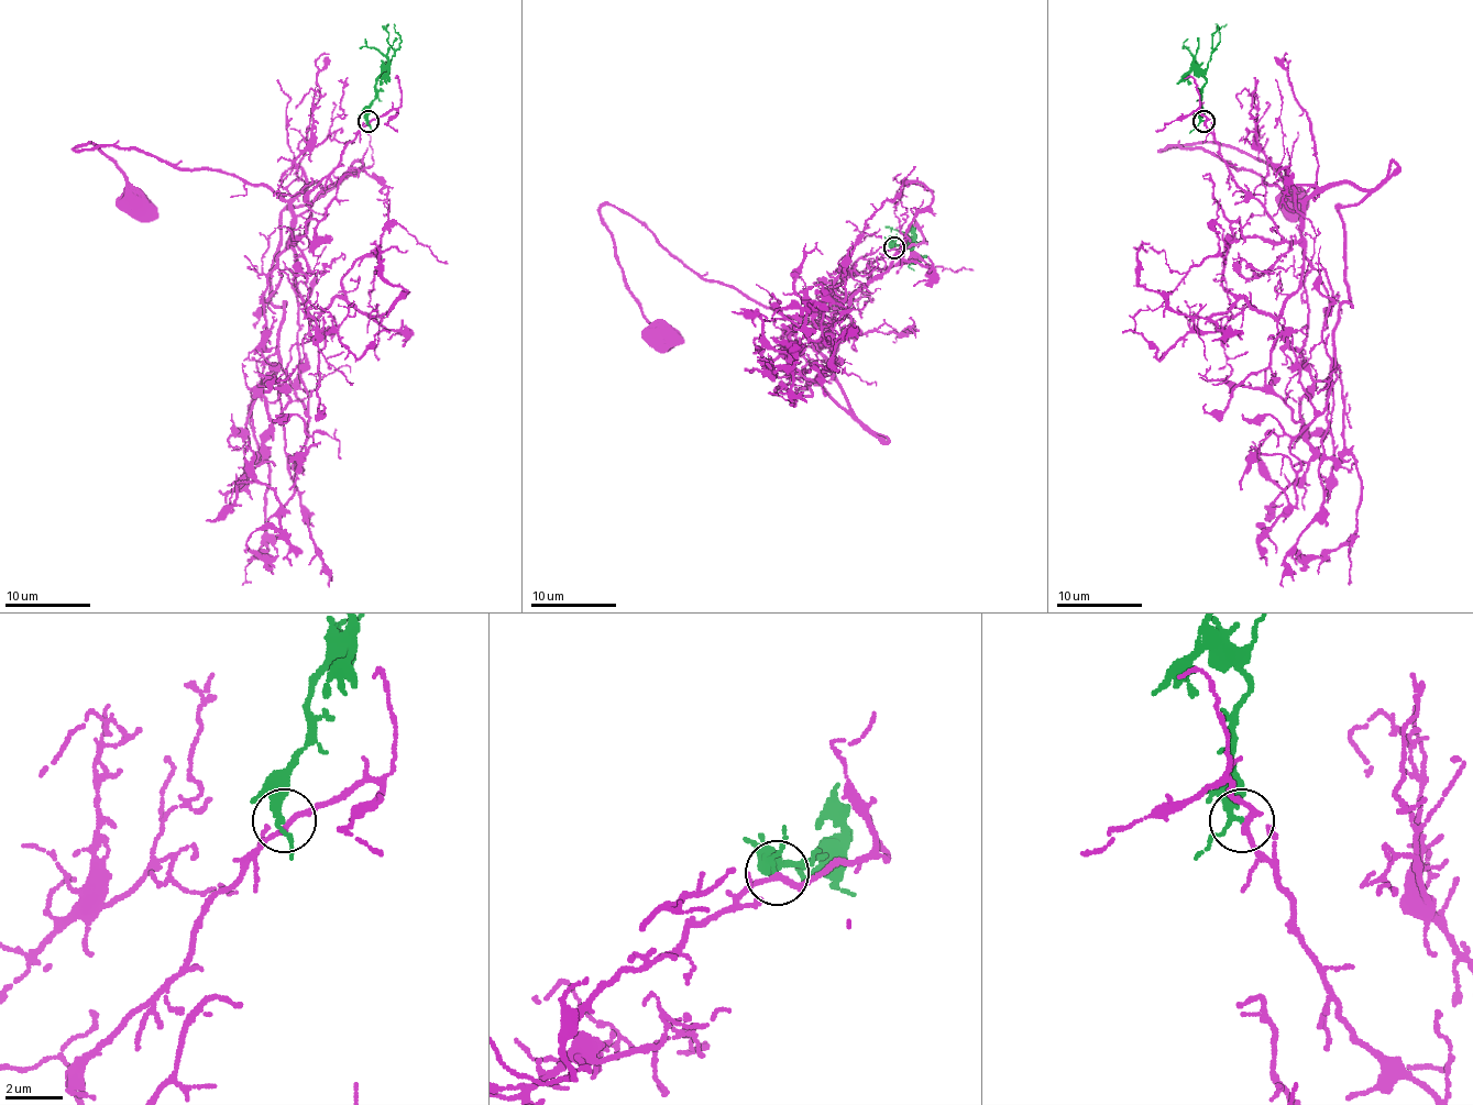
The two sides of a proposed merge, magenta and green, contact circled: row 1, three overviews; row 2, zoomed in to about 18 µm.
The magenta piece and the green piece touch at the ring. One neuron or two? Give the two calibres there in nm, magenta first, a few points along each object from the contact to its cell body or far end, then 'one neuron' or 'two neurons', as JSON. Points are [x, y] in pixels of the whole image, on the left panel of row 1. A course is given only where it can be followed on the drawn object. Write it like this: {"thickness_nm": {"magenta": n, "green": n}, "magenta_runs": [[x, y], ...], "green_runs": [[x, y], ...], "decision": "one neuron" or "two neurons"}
{"thickness_nm": {"magenta": 170, "green": 190}, "magenta_runs": [[369, 121], [305, 198], [296, 241], [292, 205], [264, 186], [138, 150], [74, 147], [114, 162], [133, 202]], "green_runs": [[369, 121], [366, 107], [375, 98], [375, 85], [394, 53], [384, 28], [388, 23]], "decision": "two neurons"}

